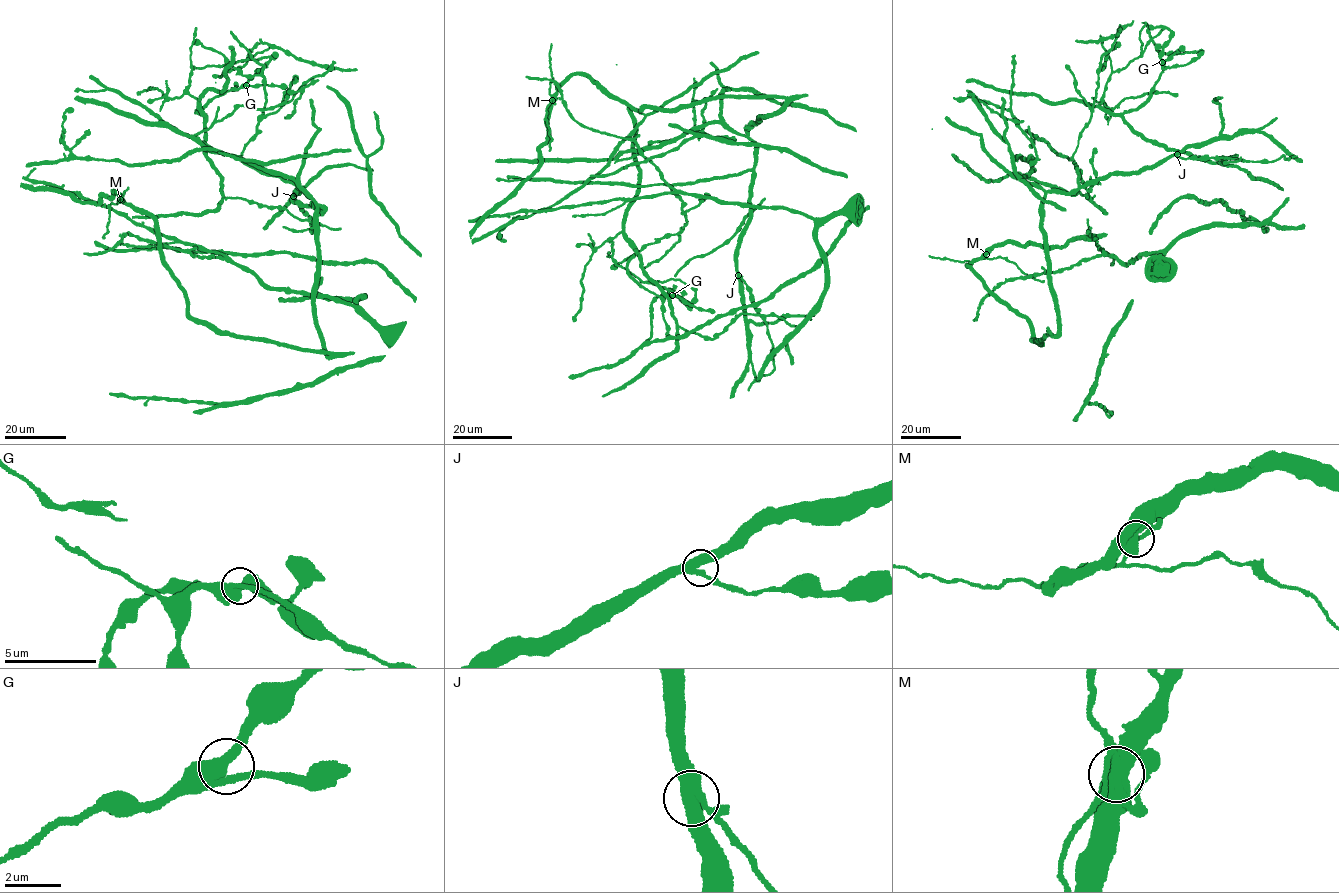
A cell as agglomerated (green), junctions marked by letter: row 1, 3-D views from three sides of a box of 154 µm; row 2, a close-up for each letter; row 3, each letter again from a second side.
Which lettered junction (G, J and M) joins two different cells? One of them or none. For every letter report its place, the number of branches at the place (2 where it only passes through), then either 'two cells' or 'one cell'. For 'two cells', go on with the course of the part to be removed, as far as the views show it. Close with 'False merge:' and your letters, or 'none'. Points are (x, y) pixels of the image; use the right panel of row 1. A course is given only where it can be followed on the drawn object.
G: (1162, 62) | 3 | one cell
J: (1177, 154) | 3 | one cell
M: (986, 254) | 3 | two cells | (986, 254), (984, 257), (989, 259), (1006, 258), (1024, 274), (1044, 281)
False merge: M

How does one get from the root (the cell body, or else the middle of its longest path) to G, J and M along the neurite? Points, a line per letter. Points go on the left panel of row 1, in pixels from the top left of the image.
G: (176, 280), (191, 317), (330, 355), (324, 209), (223, 196), (204, 148), (195, 112), (246, 85)
J: (176, 280), (191, 317), (329, 356), (314, 303), (315, 209), (324, 209), (320, 214), (293, 196)
M: (176, 280), (164, 260), (159, 247), (159, 228), (153, 220), (119, 198)

